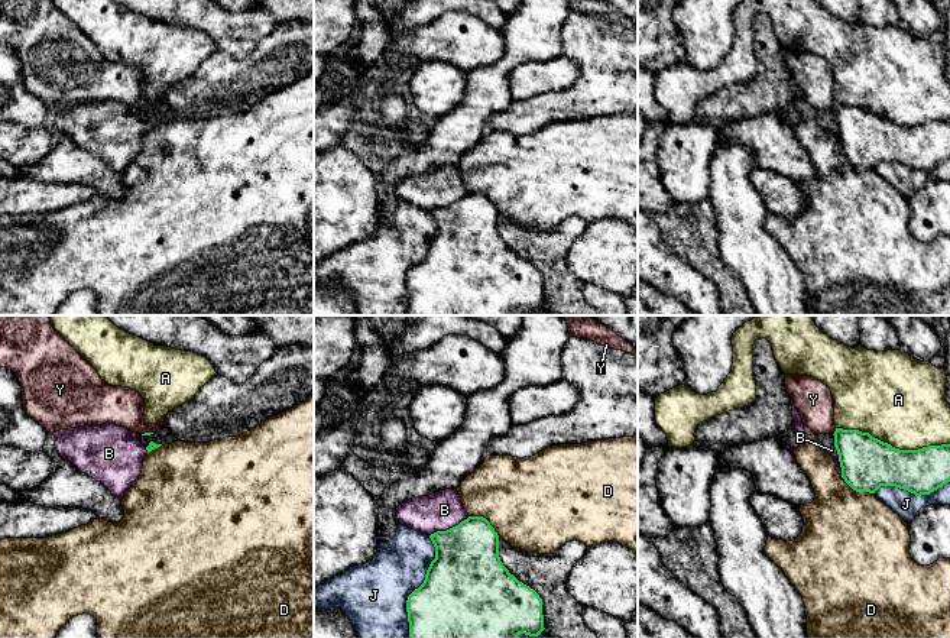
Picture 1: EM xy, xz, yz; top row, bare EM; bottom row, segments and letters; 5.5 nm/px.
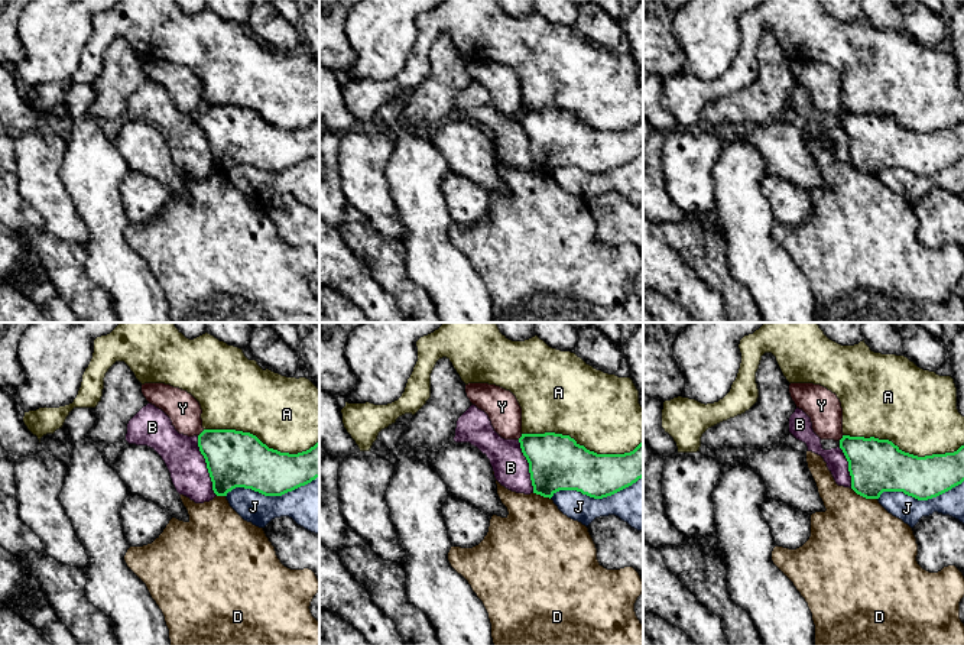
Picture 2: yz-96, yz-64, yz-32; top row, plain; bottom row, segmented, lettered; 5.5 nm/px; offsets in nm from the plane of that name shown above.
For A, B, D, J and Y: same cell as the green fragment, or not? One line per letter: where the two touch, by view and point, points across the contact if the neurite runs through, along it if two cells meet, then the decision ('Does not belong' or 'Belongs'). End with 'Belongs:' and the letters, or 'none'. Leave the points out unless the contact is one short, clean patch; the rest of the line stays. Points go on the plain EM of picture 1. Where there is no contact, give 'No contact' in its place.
A: Touches green at yz (891, 122). Does not belong
B: Touches green at xz (450, 204). Boundary: xz (469, 193), (430, 211). Does not belong
D: Touches green at xz (488, 197). Does not belong
J: Touches green at xz (418, 264). Does not belong
Y: Touches green at yz (835, 107). Boundary: yz (836, 104), (833, 110). Does not belong
Belongs: none

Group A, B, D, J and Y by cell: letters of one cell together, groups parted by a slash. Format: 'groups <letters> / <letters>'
groups A / B / D / J / Y

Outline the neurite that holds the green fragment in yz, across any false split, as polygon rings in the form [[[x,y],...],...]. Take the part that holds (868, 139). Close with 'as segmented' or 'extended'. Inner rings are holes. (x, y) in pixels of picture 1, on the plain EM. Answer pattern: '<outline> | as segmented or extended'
[[[836,104],[833,111],[842,153],[856,168],[875,169],[881,162],[895,162],[921,172],[950,158],[950,120],[899,126],[859,106]]] | as segmented

